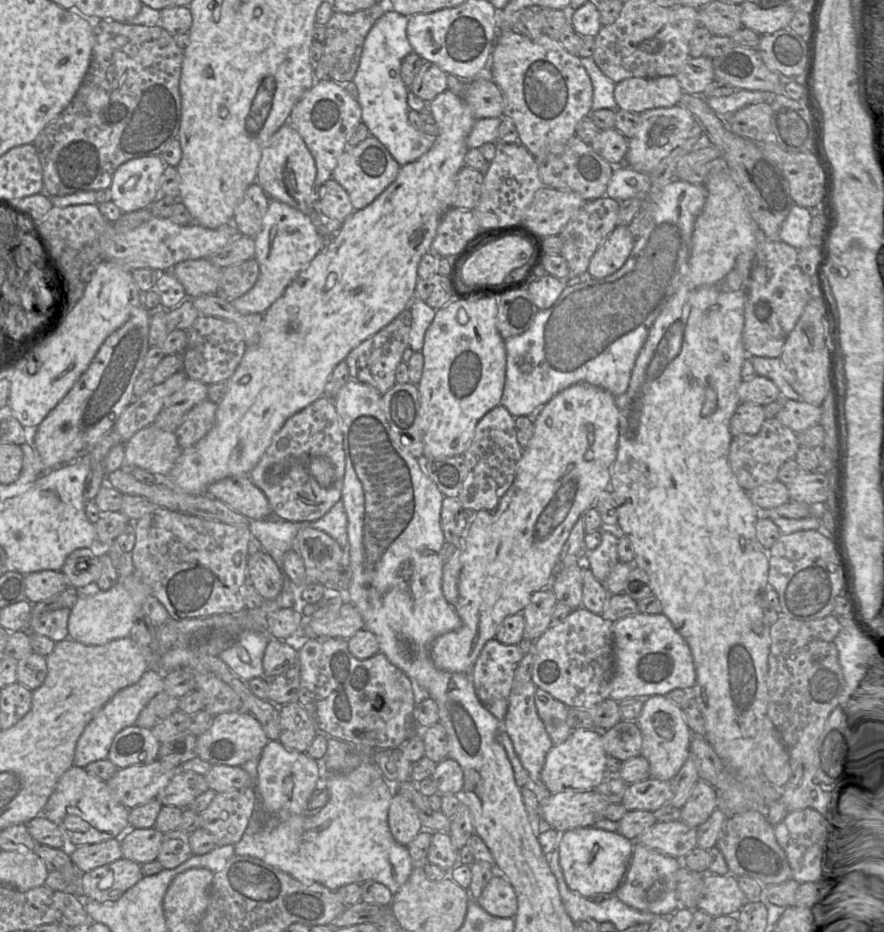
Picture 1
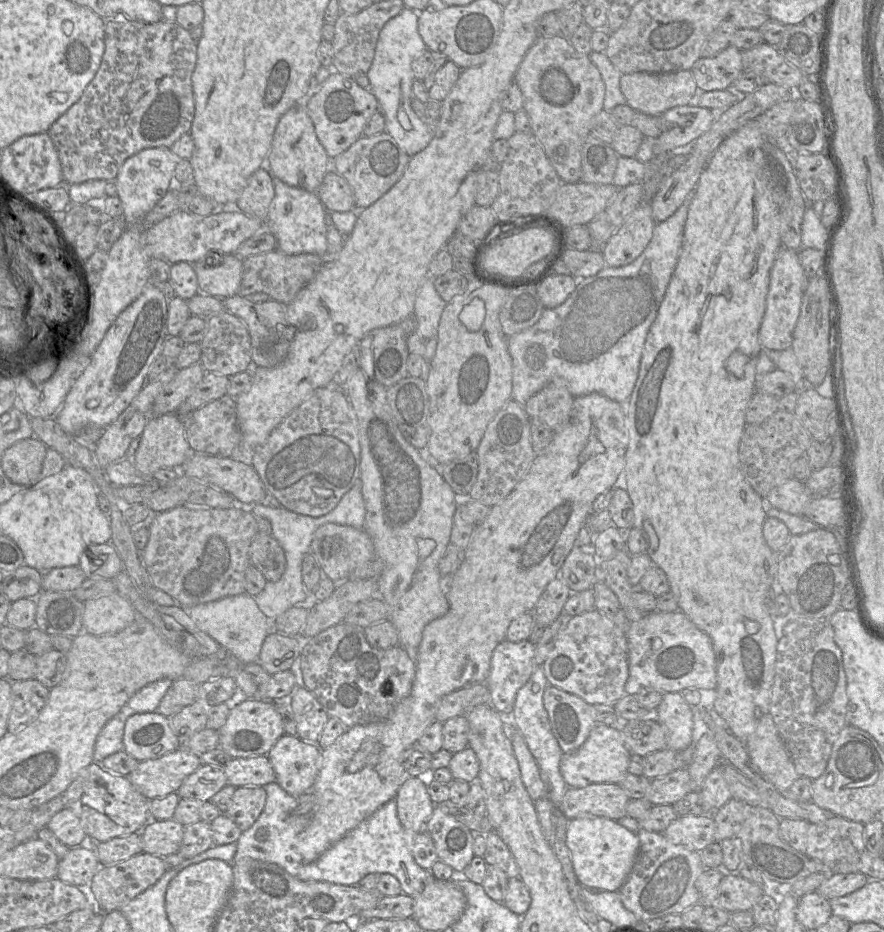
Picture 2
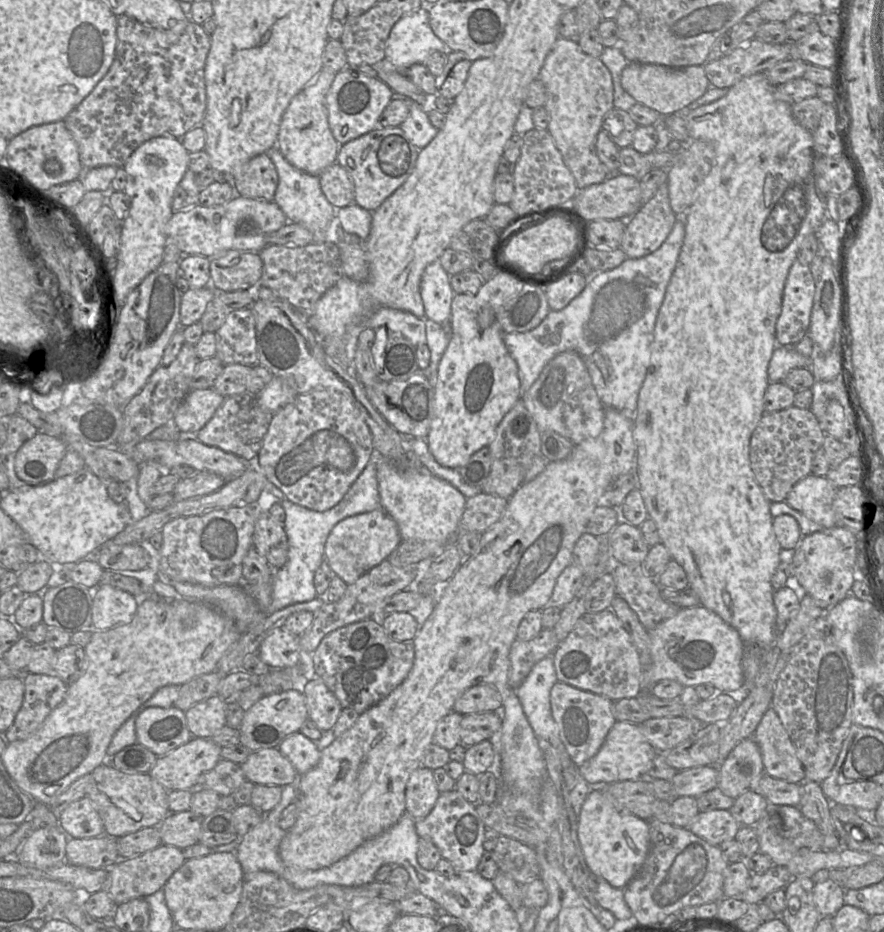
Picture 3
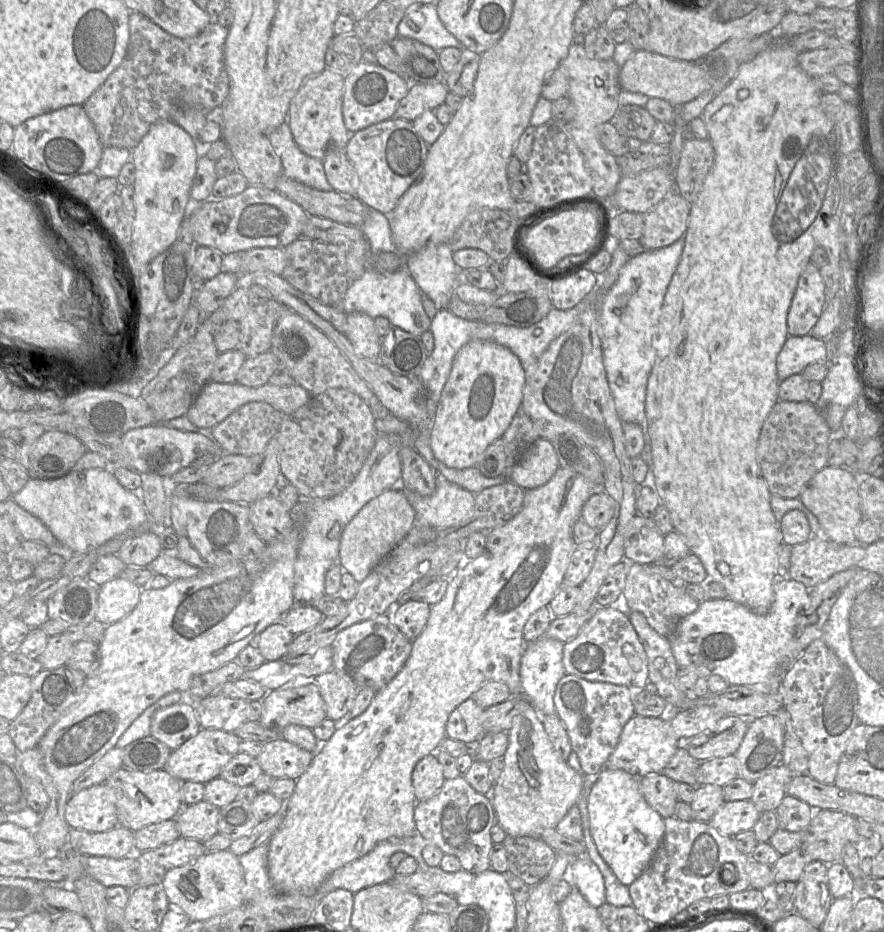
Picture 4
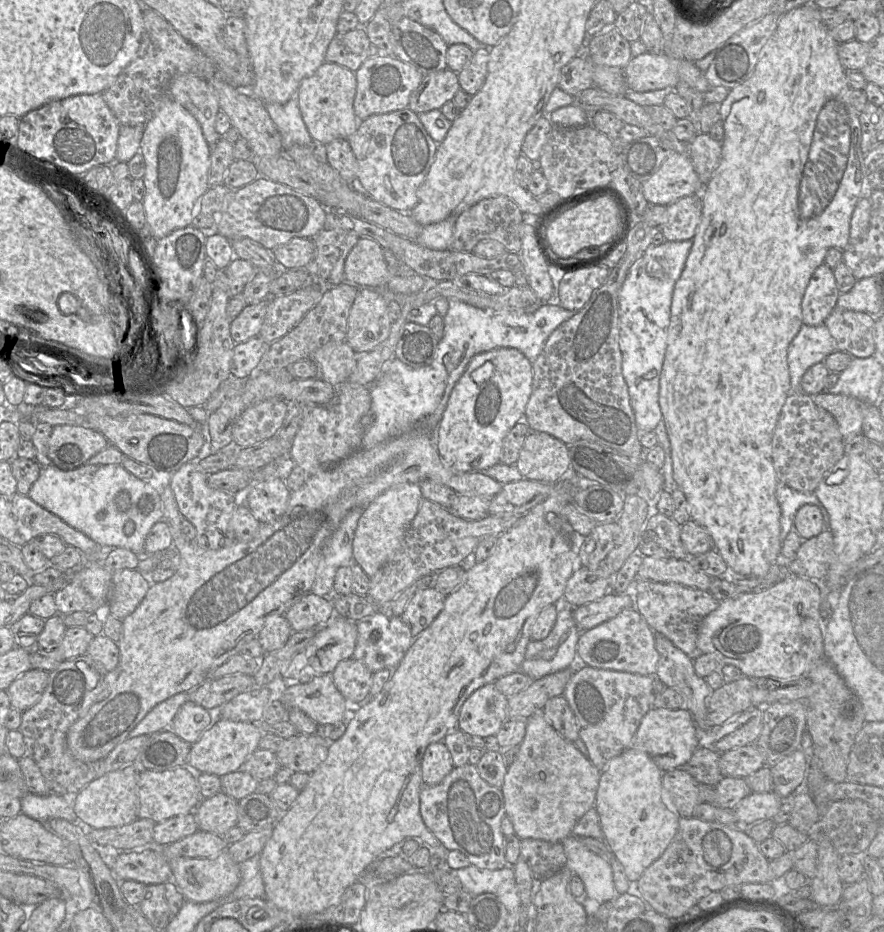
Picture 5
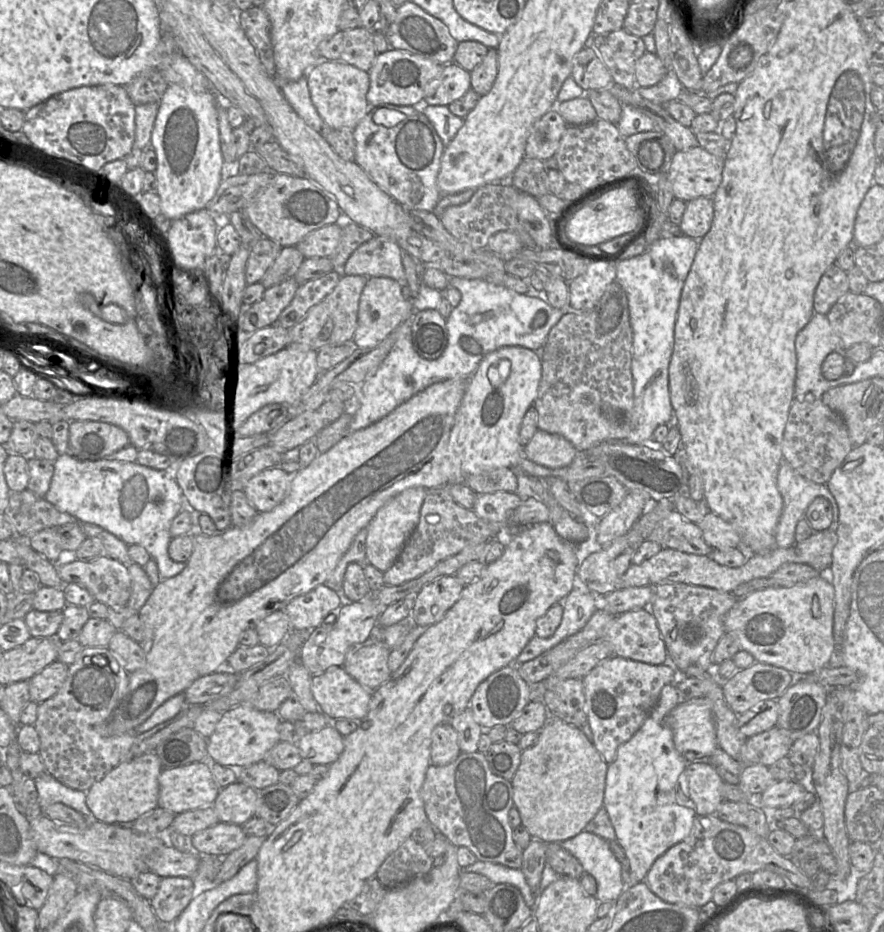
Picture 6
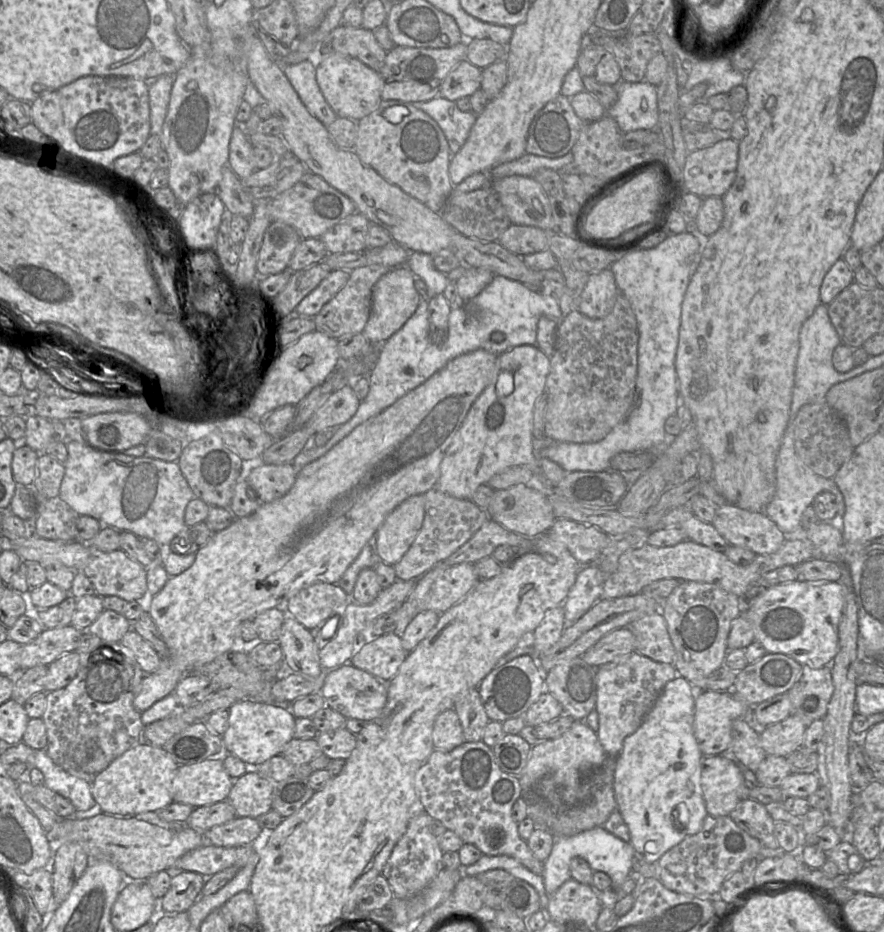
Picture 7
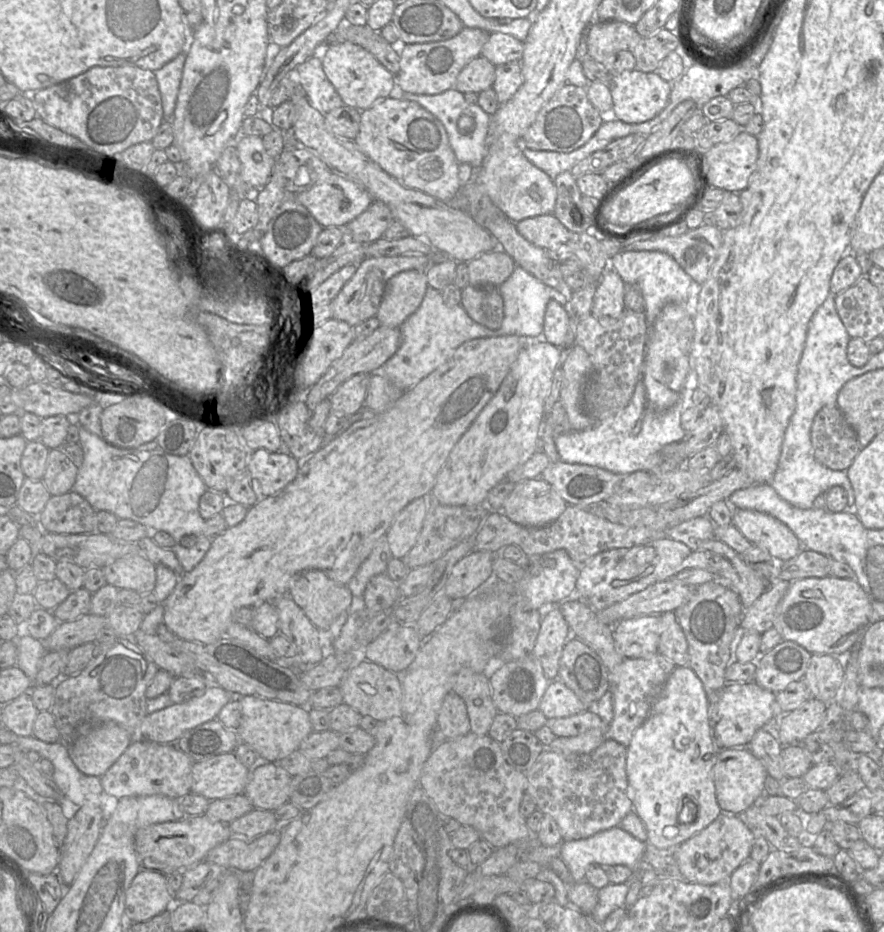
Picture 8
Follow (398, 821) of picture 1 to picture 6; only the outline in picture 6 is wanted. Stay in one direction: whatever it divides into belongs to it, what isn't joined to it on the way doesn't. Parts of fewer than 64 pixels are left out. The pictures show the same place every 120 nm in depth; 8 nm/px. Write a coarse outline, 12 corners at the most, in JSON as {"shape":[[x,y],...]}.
{"shape":[[451,723],[432,731],[431,764],[447,765],[460,753]]}

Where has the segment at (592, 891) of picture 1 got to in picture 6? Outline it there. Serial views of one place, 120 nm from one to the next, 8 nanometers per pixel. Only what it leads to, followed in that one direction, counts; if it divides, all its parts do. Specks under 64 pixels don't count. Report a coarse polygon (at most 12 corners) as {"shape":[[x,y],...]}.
{"shape":[[657,704],[608,765],[603,806],[629,860],[626,888],[690,834],[677,802],[689,763]]}

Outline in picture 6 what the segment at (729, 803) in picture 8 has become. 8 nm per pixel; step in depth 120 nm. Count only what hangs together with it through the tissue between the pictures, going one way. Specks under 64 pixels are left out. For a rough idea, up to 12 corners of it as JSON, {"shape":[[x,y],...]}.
{"shape":[[708,762],[689,763],[677,802],[712,815],[724,801],[724,781]]}

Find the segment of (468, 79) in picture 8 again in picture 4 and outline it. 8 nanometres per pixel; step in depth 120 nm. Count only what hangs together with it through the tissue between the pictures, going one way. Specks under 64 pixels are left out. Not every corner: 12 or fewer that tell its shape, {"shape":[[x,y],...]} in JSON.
{"shape":[[444,82],[411,84],[394,117],[412,122],[445,103]]}

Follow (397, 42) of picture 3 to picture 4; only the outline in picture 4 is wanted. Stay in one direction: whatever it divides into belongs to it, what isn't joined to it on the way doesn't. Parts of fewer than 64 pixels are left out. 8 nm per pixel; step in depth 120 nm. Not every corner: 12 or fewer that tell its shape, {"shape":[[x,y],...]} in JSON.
{"shape":[[434,3],[408,7],[398,37],[441,51],[464,45],[441,22]]}

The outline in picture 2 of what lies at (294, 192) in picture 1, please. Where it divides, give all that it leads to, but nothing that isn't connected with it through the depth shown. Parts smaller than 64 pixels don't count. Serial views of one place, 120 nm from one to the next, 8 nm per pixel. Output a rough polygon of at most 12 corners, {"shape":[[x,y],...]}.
{"shape":[[307,98],[281,117],[264,167],[317,193],[331,169]]}

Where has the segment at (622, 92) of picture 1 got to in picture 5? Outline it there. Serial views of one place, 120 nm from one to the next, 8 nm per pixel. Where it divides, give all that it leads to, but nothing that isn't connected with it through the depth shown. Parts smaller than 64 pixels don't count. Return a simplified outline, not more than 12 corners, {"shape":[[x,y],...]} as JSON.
{"shape":[[665,54],[632,57],[623,69],[628,90],[648,92],[684,82],[710,85],[693,61]]}

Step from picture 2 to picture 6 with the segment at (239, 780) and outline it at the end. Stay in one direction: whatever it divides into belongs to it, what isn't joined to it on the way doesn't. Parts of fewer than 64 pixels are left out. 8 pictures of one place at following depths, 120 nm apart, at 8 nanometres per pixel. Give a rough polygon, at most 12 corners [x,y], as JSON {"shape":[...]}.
{"shape":[[330,724],[293,744],[314,766],[330,765],[344,737]]}

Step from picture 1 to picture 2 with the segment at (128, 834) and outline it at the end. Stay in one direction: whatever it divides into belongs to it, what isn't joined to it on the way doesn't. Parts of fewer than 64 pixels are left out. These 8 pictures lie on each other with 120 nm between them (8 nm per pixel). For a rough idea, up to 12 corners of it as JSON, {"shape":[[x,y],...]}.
{"shape":[[149,821],[140,831],[143,852],[178,853],[184,826]]}

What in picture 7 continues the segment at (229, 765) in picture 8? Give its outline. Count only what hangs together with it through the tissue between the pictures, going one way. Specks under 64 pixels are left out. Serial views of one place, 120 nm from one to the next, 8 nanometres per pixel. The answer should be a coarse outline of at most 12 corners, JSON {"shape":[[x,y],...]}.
{"shape":[[222,756],[180,765],[172,799],[193,808],[226,800]]}

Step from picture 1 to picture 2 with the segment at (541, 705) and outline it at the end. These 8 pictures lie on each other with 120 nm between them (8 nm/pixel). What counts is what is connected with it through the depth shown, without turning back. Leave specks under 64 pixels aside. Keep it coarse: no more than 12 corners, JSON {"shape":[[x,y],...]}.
{"shape":[[555,686],[543,705],[563,753],[596,726],[594,705]]}

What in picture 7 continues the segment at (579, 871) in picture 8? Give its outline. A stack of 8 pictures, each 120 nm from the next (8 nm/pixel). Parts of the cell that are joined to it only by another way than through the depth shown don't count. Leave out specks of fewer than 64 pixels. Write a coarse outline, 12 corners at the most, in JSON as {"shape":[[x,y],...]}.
{"shape":[[595,827],[555,836],[542,877],[548,896],[585,859],[619,889],[632,872],[633,846]]}

